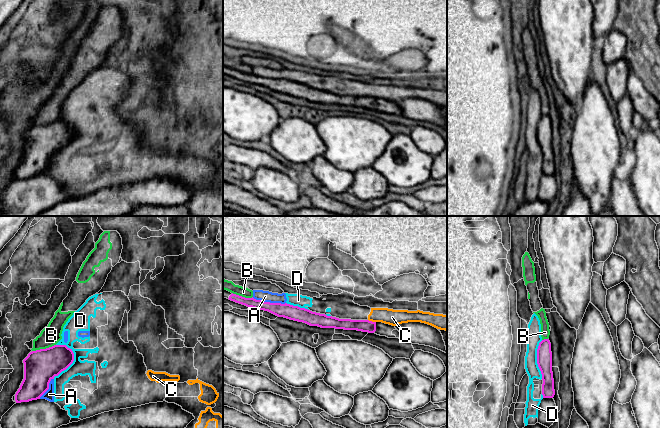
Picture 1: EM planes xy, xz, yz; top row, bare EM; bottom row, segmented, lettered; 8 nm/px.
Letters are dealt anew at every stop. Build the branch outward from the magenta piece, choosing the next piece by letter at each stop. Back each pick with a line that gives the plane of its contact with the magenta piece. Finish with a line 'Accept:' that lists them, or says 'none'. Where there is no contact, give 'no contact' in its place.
Accept: none

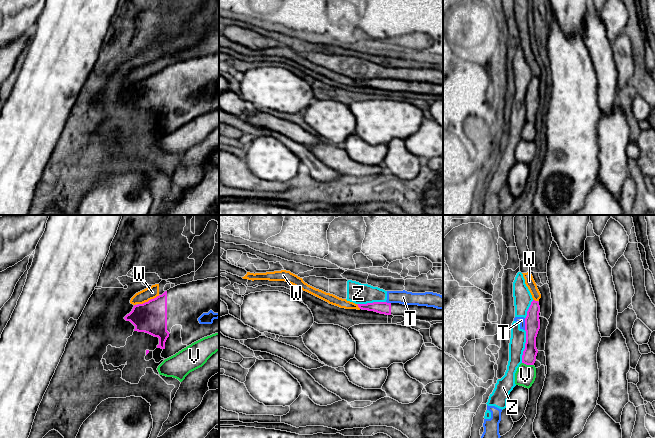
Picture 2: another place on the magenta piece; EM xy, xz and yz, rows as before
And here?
Accept: none

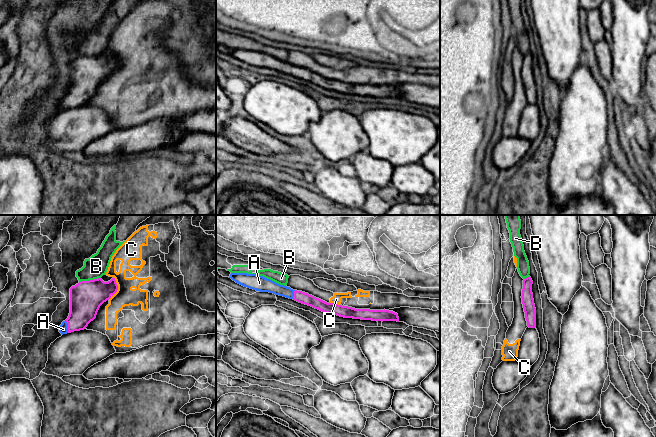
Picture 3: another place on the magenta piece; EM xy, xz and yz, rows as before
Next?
A: meets magenta in xy
Accept: A

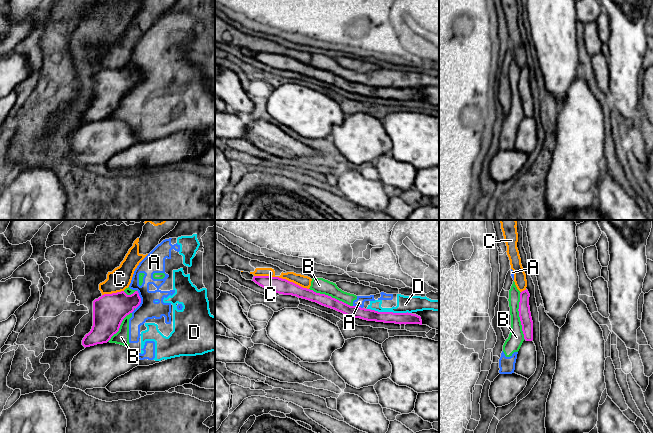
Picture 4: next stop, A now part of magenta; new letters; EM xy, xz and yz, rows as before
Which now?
Accept: none

